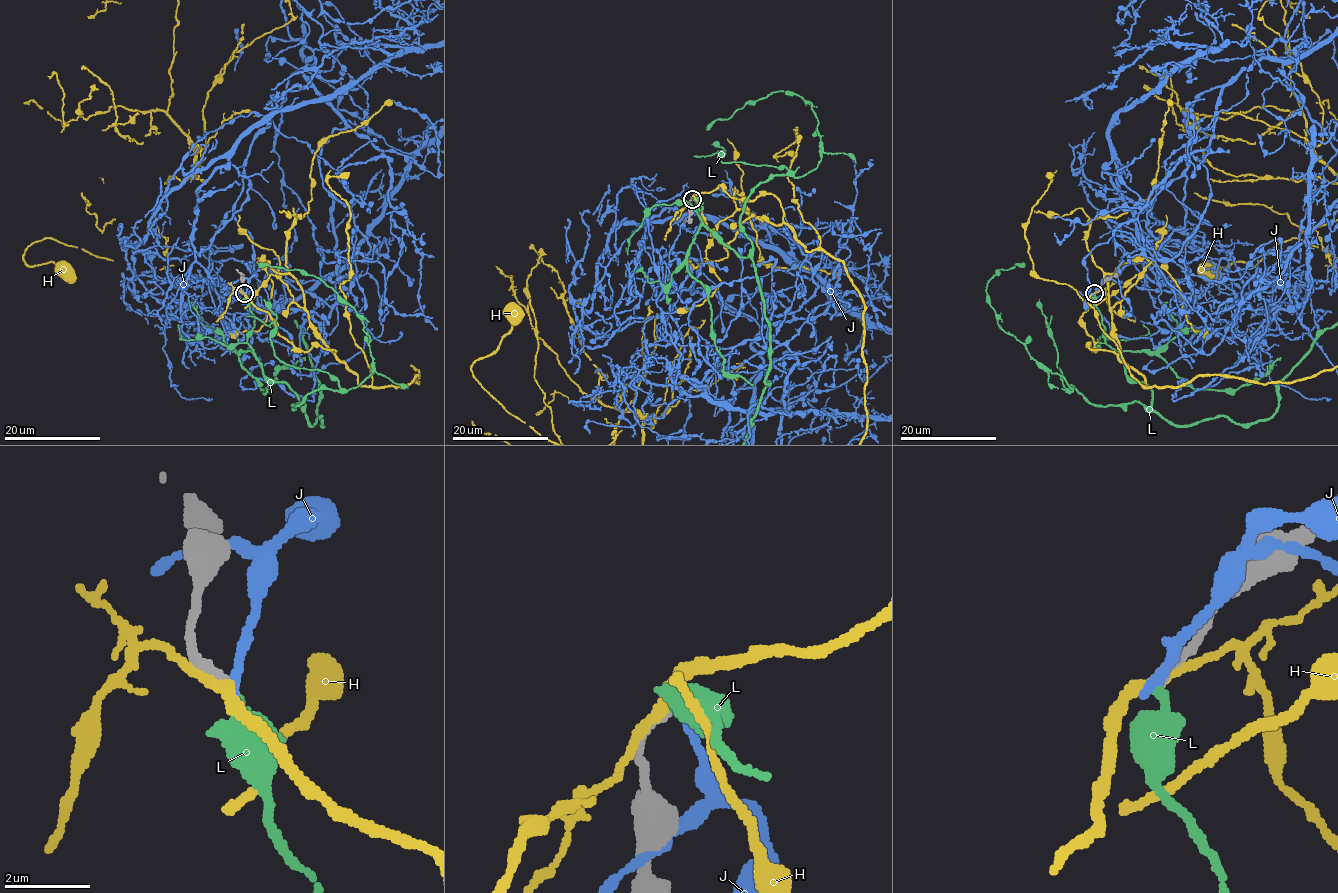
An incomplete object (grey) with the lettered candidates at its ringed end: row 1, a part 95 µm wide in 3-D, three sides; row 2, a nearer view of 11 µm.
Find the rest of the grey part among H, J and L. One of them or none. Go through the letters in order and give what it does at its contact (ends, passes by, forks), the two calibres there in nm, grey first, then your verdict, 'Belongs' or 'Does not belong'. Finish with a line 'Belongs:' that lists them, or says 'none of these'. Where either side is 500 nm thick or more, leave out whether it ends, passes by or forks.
H: It passes by. Thickness 300 nm (grey) against 240 nm. Does not belong
J: It ends there. Thickness 240 nm (grey) against 280 nm. Does not belong
L: It ends there. Thickness 280 nm (grey) against 260 nm. Belongs
Belongs: L

